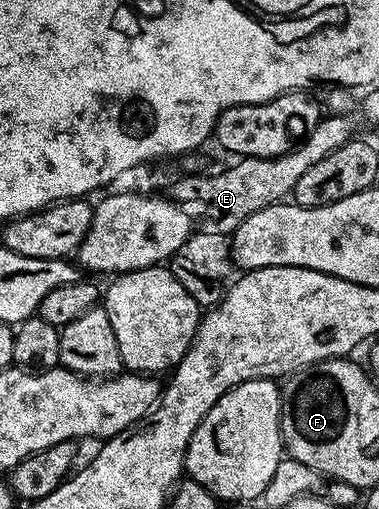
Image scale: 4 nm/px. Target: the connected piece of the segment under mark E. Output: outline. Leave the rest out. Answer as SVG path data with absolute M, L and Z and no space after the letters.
M340 114L334 115L333 118L324 116L312 134L299 144L293 145L285 154L280 154L277 158L241 157L233 161L236 163L221 174L191 173L189 176L184 176L188 178L180 178L177 182L175 179L171 183L170 197L173 202L187 204L189 207L200 206L198 226L201 231L231 236L236 233L238 224L246 220L246 216L254 216L254 212L262 208L283 203L287 199L284 197L287 194L289 197L295 191L298 180L302 180L302 172L314 168L318 160L326 160L330 152L342 148L342 144L353 141L353 138L350 119L343 118Z

